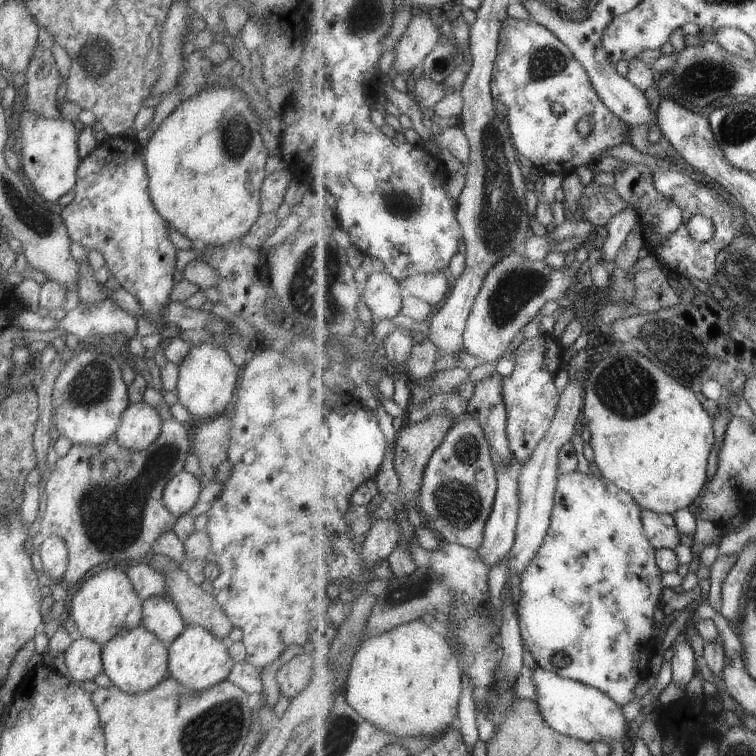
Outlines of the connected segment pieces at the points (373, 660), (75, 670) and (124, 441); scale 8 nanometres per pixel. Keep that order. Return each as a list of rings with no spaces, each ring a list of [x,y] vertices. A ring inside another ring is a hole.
[[[438,622],[405,623],[371,637],[351,660],[346,700],[379,730],[405,737],[439,737],[459,714],[463,674],[454,648]]]
[[[74,634],[62,653],[68,678],[74,682],[92,681],[102,671],[100,644],[87,637]]]
[[[143,402],[128,403],[113,436],[120,447],[140,451],[159,436],[161,425],[162,420],[155,407]]]

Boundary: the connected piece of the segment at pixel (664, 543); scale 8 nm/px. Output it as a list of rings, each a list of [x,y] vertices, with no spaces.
[[[643,509],[642,521],[647,538],[656,549],[673,549],[681,542],[681,532],[672,514]]]

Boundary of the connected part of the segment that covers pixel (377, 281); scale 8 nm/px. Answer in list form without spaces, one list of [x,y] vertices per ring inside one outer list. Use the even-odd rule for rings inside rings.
[[[385,269],[368,276],[364,286],[362,286],[363,299],[369,310],[374,314],[375,320],[383,318],[395,318],[402,312],[404,305],[405,291],[400,281],[391,276]]]

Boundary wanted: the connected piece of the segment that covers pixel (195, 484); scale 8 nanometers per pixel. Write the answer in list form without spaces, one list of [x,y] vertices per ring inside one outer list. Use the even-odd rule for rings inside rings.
[[[183,469],[165,484],[162,492],[163,506],[176,517],[186,514],[197,502],[201,487],[198,478]]]

